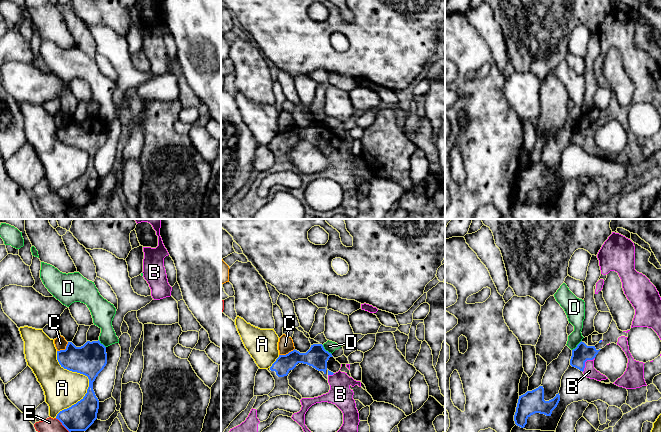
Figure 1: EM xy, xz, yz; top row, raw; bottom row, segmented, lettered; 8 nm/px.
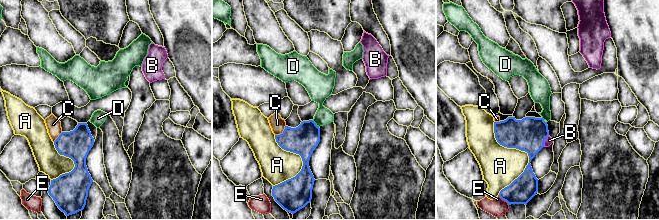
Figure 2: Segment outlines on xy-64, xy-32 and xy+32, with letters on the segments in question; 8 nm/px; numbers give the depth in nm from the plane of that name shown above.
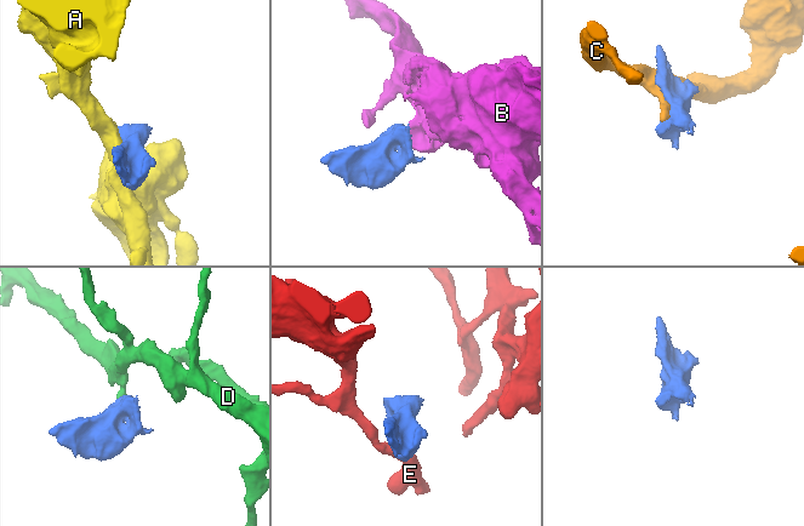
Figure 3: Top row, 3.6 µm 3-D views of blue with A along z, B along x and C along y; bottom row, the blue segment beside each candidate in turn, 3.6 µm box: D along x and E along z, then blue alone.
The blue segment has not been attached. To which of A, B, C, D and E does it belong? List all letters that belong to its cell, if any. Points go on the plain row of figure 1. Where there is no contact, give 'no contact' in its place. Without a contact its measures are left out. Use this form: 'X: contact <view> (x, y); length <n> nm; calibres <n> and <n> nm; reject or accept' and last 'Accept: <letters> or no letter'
A: contact xy (89, 157); length 550 nm; calibres 260 and 300 nm; reject
B: contact yz (585, 137); length 160 nm; calibres 140 and 100 nm; accept
C: contact xz (286, 130); length 140 nm; calibres 170 and 130 nm; reject
D: contact xz (325, 126); length 110 nm; calibres 170 and 90 nm; reject
E: contact xy (62, 200); length 160 nm; calibres 220 and 160 nm; reject
Accept: B

